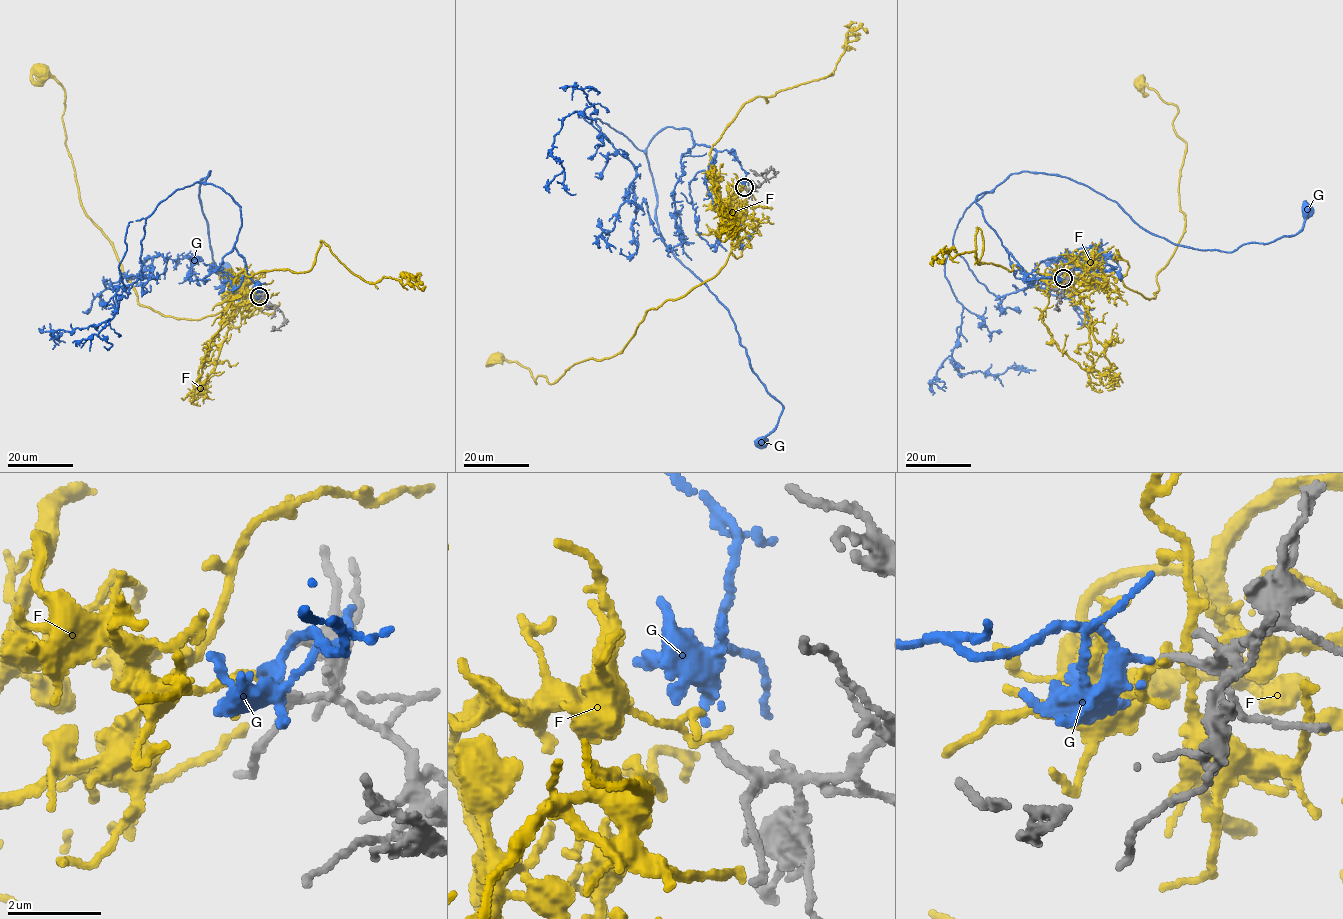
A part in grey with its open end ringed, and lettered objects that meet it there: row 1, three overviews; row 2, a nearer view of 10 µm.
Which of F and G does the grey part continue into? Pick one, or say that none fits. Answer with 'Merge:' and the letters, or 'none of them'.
Merge: G

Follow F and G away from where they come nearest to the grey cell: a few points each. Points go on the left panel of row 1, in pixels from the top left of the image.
F: (258, 296), (234, 293), (197, 319), (139, 304), (82, 205), (64, 91), (42, 72)
G: (258, 296), (234, 245), (240, 207), (205, 183), (210, 171), (198, 194), (219, 291), (247, 298), (228, 273)

